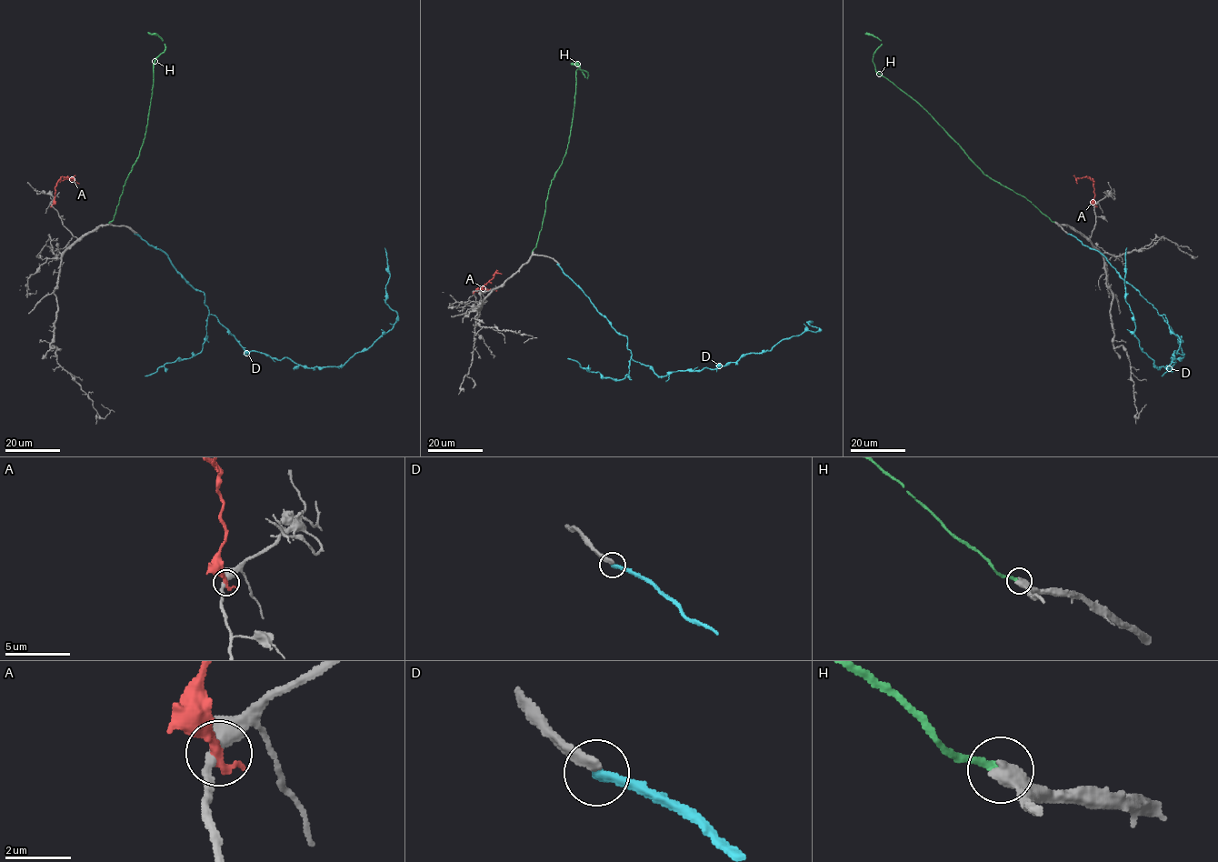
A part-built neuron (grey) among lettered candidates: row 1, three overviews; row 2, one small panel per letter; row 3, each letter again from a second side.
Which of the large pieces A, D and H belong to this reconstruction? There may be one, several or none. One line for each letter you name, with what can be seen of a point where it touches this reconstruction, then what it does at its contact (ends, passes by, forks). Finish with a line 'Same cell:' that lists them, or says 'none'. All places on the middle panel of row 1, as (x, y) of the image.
Same cell: none

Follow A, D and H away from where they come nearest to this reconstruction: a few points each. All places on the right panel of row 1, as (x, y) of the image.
A: (1094, 205), (1093, 182), (1088, 176), (1078, 178), (1077, 184)
D: (1067, 233), (1097, 250), (1164, 315), (1180, 346), (1165, 367), (1153, 364), (1134, 335), (1124, 282), (1127, 248)
H: (1056, 222), (1023, 196), (984, 175), (924, 109), (881, 75), (873, 60), (881, 41), (866, 32)

